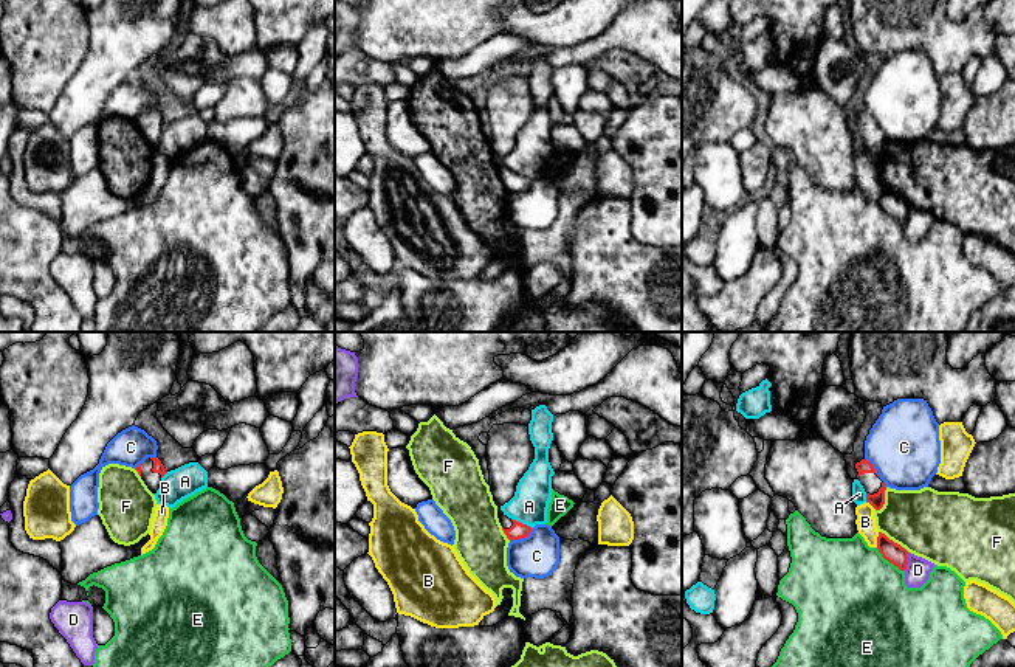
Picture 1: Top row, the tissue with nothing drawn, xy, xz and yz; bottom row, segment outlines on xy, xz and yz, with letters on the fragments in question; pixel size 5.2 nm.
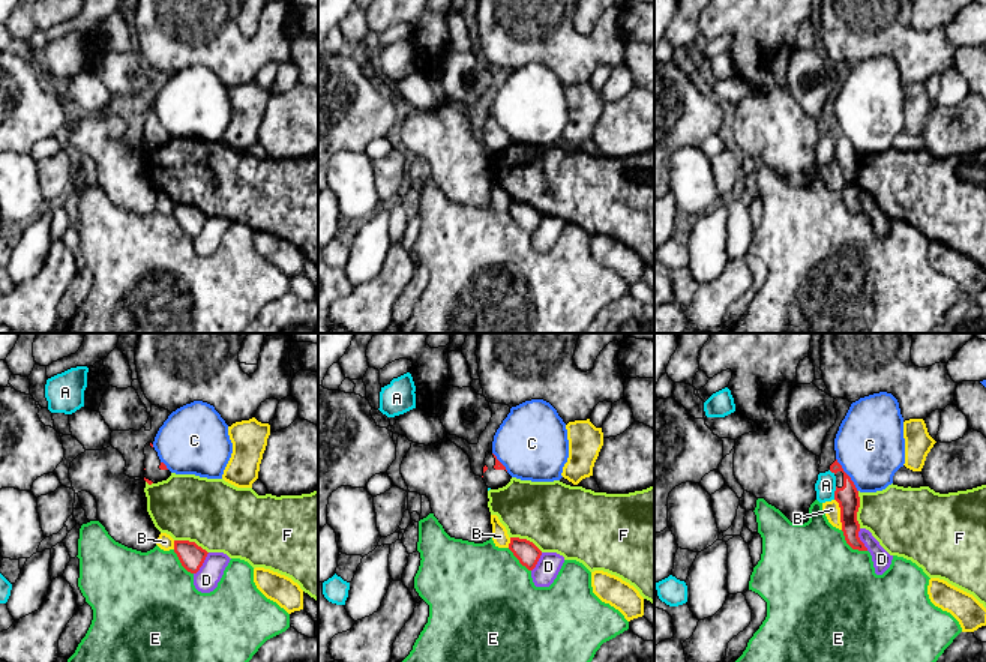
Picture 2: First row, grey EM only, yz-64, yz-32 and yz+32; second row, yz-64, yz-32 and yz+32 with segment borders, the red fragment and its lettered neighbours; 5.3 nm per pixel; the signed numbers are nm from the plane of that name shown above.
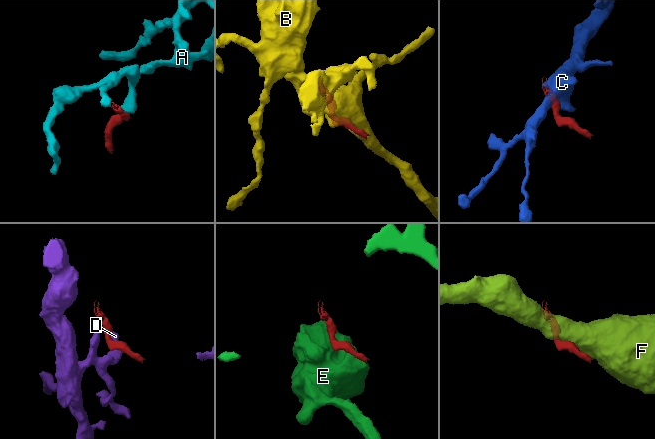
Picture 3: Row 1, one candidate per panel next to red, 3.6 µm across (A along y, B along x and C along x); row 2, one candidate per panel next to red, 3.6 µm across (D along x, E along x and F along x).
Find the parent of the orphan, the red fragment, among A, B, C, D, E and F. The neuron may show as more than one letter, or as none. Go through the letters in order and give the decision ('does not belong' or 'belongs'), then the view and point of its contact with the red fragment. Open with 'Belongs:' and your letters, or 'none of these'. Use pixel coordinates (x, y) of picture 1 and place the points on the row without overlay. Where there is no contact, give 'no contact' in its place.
Belongs: none of these
A: does not belong; contact xz (521, 176)
B: does not belong; contact yz (877, 193)
C: does not belong; contact xz (522, 190)
D: does not belong; contact yz (907, 214)
E: does not belong; contact yz (890, 214)
F: does not belong; contact yz (893, 194)

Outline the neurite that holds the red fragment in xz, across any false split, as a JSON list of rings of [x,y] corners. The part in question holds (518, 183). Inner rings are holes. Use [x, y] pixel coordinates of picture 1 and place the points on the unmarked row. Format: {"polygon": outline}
{"polygon": [[[497,160],[497,171],[502,178],[504,186],[508,192],[519,192],[530,188],[532,180],[527,177],[522,177],[516,172],[508,171],[501,160]]]}

